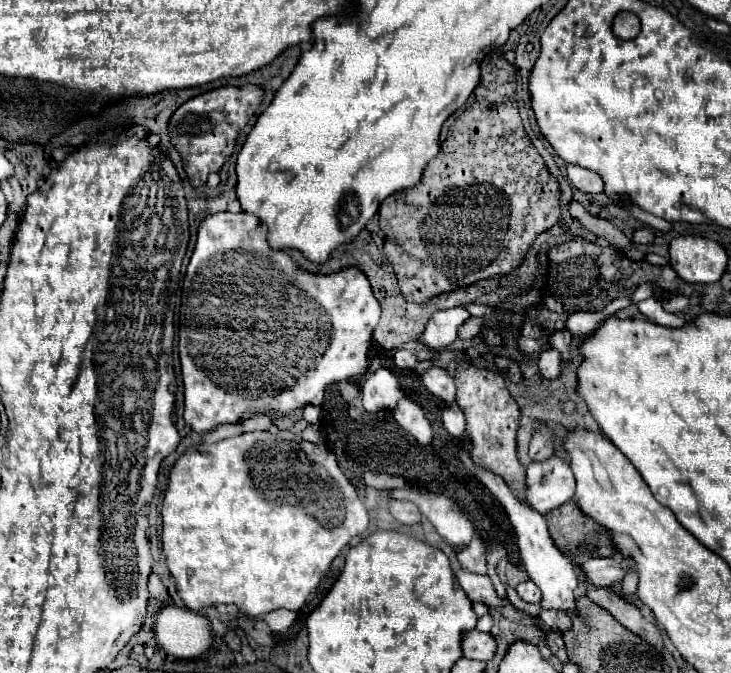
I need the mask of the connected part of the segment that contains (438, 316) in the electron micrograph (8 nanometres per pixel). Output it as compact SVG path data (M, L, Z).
M456 306L450 310L434 312L422 332L422 344L430 352L440 352L448 348L458 338L458 328L464 324L472 314L464 306Z

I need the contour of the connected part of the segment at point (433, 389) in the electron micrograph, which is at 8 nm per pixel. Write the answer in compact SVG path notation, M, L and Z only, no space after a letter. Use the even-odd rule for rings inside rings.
M432 366L424 376L422 376L422 382L424 386L428 388L430 394L442 398L444 402L454 402L454 382L452 382L452 376L444 370L444 368L438 368L438 366Z

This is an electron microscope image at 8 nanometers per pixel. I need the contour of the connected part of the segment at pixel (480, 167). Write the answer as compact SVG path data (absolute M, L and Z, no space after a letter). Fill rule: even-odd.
M502 54L486 56L482 60L482 82L476 88L476 102L448 128L440 156L426 166L422 182L388 196L380 206L380 228L386 240L404 252L398 258L388 258L402 296L410 302L428 302L436 296L520 268L536 236L560 222L560 196L558 180L548 172L542 156L524 132L516 102L516 68Z

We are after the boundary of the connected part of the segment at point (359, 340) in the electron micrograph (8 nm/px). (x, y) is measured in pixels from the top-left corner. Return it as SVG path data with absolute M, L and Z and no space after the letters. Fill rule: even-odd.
M216 212L202 220L198 226L198 240L196 248L192 252L182 292L186 296L186 308L182 308L182 318L178 326L178 352L180 352L180 364L182 364L182 380L184 380L184 420L186 424L200 434L210 432L212 428L220 424L238 424L242 418L248 418L252 414L294 414L302 406L308 404L322 404L322 394L328 384L348 380L354 376L360 376L368 368L368 348L372 340L372 332L378 326L380 320L380 304L374 300L370 282L366 276L356 268L344 268L338 274L332 276L316 276L302 272L296 268L294 260L286 252L274 252L272 248L266 248L266 228L258 224L258 218L246 214L246 212Z

